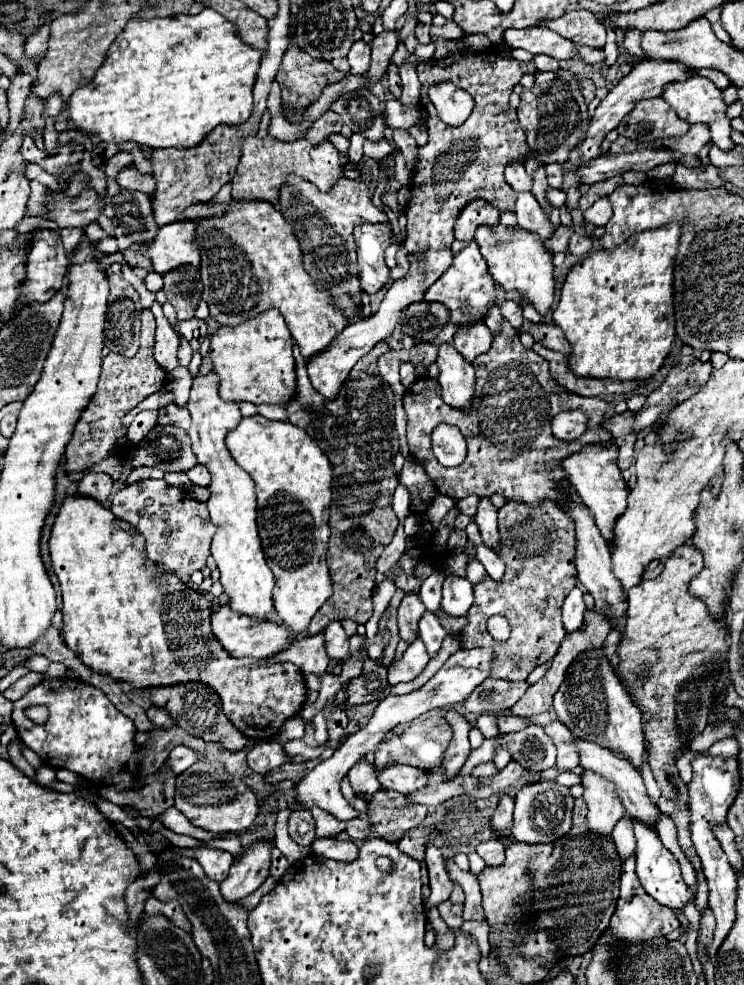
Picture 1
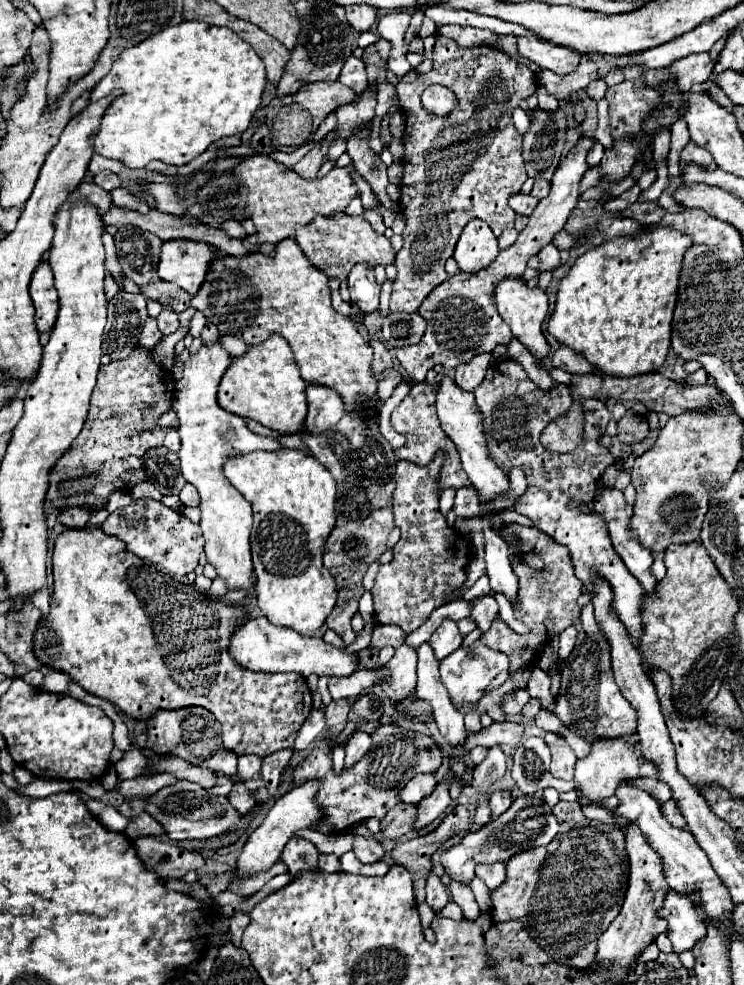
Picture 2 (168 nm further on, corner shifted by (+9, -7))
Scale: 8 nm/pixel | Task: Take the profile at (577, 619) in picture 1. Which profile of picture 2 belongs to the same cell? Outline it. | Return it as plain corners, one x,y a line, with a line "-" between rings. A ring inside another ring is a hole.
570,627
570,629
566,629
566,631
562,631
560,635
558,635
558,641
560,641
560,659
564,661
568,655
570,655
570,651
574,649
574,641
576,641
576,635
578,635
578,631
574,629
574,627

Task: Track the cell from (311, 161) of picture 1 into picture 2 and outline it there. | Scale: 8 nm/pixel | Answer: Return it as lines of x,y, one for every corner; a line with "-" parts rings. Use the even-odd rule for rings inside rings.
268,155
246,157
232,169
232,175
248,189
248,201
242,209
244,215
256,225
258,245
262,243
278,243
286,237
294,235
296,227
310,223
316,215
332,215
336,211
344,211
348,201
360,193
352,183
348,169
334,167
324,177
304,179
294,169
274,161

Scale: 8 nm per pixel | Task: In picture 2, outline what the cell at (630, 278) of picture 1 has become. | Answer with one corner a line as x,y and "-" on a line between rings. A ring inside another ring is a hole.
658,227
636,237
616,237
586,251
560,281
548,333
584,355
602,375
634,377
656,371
670,349
670,323
678,275
692,237

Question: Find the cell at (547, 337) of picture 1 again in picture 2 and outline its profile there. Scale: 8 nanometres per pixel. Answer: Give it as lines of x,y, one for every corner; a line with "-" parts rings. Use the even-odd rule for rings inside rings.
560,345
554,355
550,355
550,363
552,367
560,367
562,371
566,373
592,373
592,365
588,365
588,361
580,355
580,353
574,353
572,349

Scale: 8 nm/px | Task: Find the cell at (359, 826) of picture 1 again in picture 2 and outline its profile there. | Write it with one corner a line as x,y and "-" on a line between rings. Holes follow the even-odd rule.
354,835
352,851
356,853
356,857
358,857
362,863
380,861
382,855
384,855
384,849
382,849
380,841
376,841
376,839
366,839
366,837
362,837
362,835

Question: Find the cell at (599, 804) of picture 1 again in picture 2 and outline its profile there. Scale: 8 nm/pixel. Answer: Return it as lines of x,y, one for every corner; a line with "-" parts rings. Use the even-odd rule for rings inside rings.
635,733
632,737
626,739
600,739
592,743
592,751
586,759
576,761
576,773
574,781
578,785
578,793
590,803
590,805
602,805
606,797
612,797
618,783
622,779
634,779
634,777
656,777
656,765
650,761
640,761
636,757
635,745
639,742
639,736

